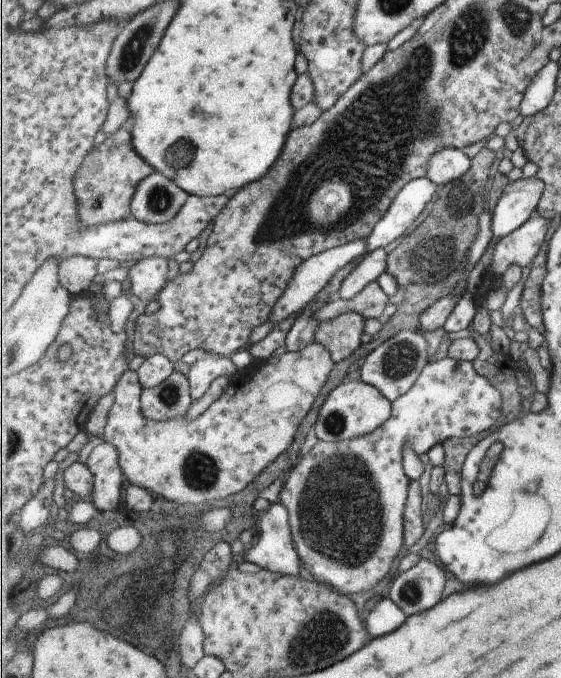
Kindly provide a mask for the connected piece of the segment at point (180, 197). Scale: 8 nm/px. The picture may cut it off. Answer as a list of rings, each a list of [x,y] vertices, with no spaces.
[[[151,174],[133,194],[132,217],[147,224],[167,224],[177,218],[190,195],[165,174]]]

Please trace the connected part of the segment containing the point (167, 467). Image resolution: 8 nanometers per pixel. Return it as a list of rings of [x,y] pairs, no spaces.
[[[314,341],[312,344],[309,344],[307,348],[303,348],[301,352],[286,352],[278,358],[270,357],[269,359],[255,362],[253,366],[247,368],[245,373],[240,373],[230,378],[230,385],[226,391],[217,401],[205,410],[203,414],[199,414],[197,418],[187,420],[183,416],[182,418],[171,421],[160,422],[149,420],[149,418],[143,416],[142,392],[144,388],[137,375],[137,371],[133,372],[133,370],[127,370],[125,376],[119,380],[119,384],[117,388],[115,388],[114,394],[116,400],[115,404],[113,404],[113,408],[111,408],[109,412],[108,424],[104,431],[103,441],[109,442],[109,444],[113,444],[113,446],[117,448],[119,452],[119,462],[122,466],[123,473],[126,475],[127,481],[136,486],[141,486],[141,488],[145,488],[147,491],[153,493],[155,497],[163,497],[168,501],[173,501],[181,505],[187,504],[191,507],[197,504],[205,504],[205,502],[210,503],[213,502],[213,500],[223,500],[223,498],[227,498],[227,496],[233,496],[233,494],[245,490],[245,488],[247,488],[247,486],[249,486],[271,462],[275,462],[275,460],[290,447],[291,442],[295,440],[295,436],[299,432],[301,422],[305,420],[305,416],[309,414],[309,410],[311,410],[313,404],[317,402],[317,398],[320,397],[325,384],[327,384],[327,380],[329,380],[329,376],[332,376],[335,368],[336,365],[330,350],[327,350],[323,344]]]

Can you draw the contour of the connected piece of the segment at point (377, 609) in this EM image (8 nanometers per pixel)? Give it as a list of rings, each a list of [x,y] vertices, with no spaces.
[[[387,594],[378,597],[369,606],[370,613],[364,622],[371,638],[395,632],[407,620],[406,612],[401,610]]]

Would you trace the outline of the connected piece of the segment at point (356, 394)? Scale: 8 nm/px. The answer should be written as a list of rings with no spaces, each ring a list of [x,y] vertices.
[[[362,379],[351,380],[341,384],[329,394],[316,425],[316,436],[320,441],[328,441],[329,443],[361,437],[386,425],[392,412],[391,400],[388,400],[378,388],[371,386],[371,384],[365,384]]]

